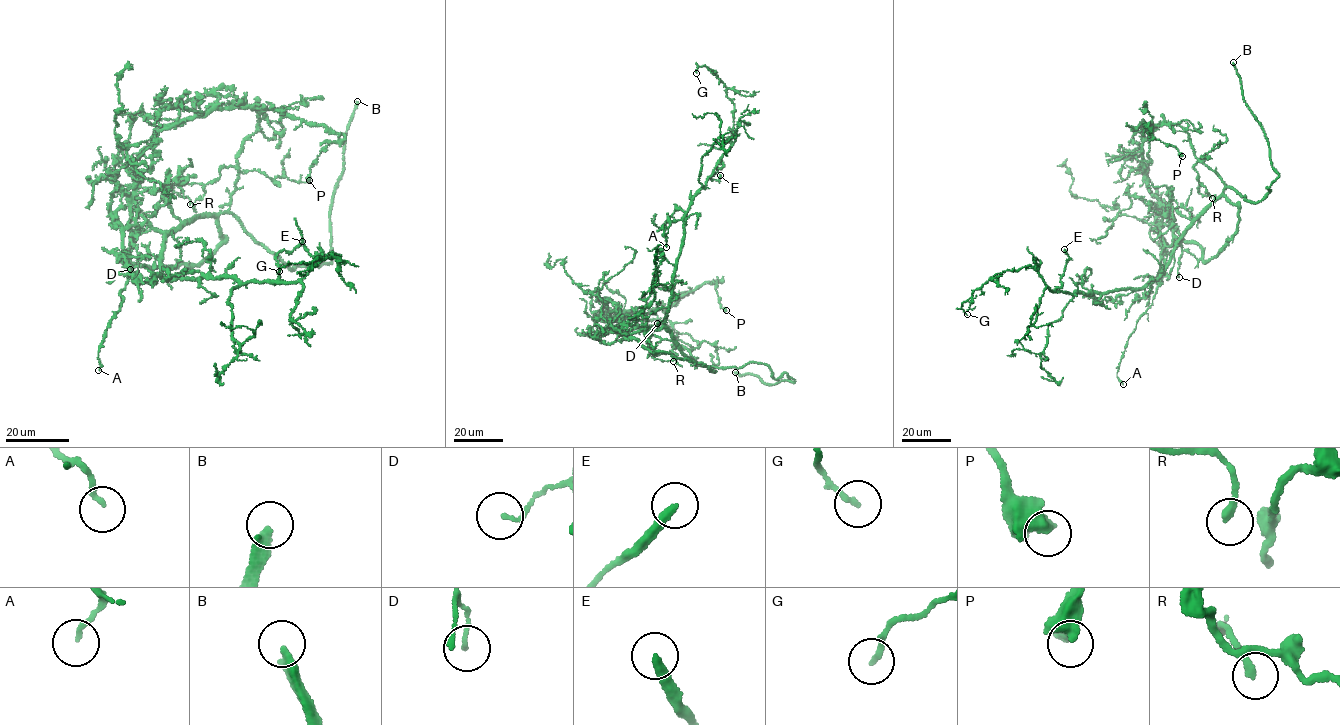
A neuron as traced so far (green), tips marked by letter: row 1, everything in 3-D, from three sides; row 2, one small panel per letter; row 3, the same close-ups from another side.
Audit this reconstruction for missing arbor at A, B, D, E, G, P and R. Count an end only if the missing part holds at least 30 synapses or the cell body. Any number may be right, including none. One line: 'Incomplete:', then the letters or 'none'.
Incomplete: B

